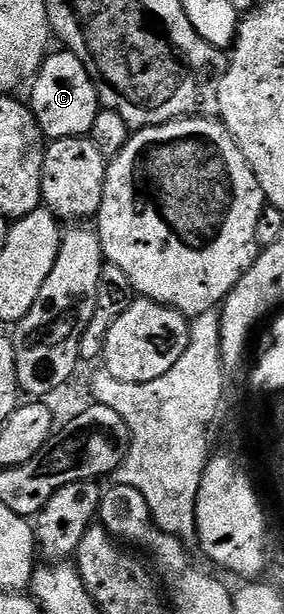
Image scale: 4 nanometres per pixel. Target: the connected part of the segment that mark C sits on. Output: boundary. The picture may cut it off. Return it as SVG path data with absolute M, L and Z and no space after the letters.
M68 50L46 55L40 70L31 81L33 100L31 107L42 136L50 141L76 136L88 137L99 111L97 91L79 58Z

